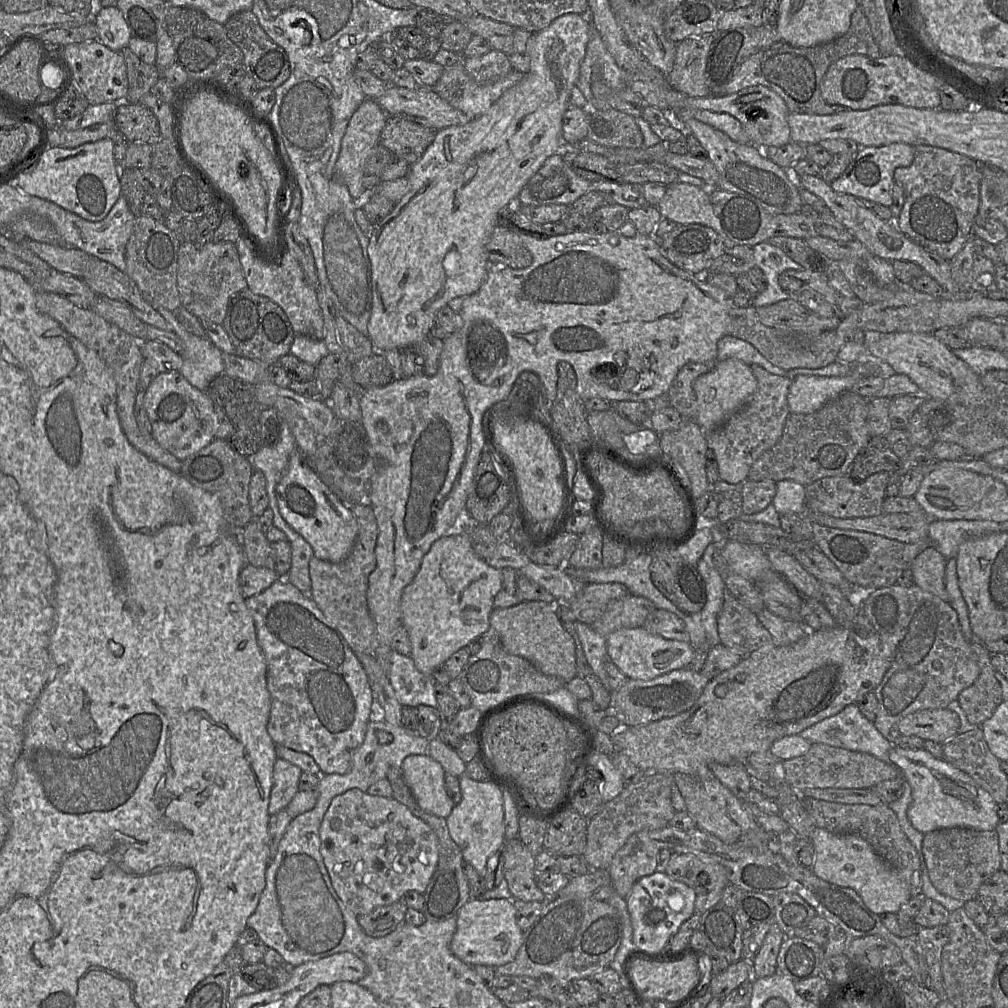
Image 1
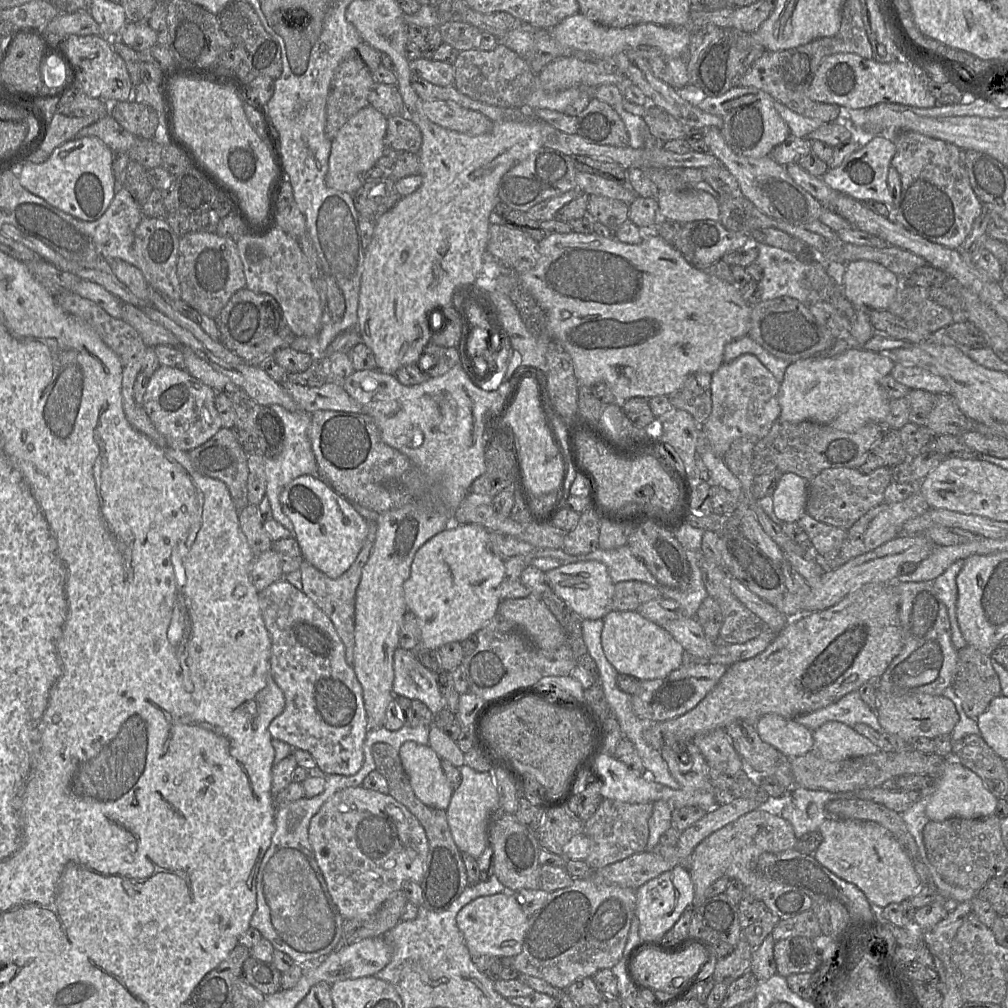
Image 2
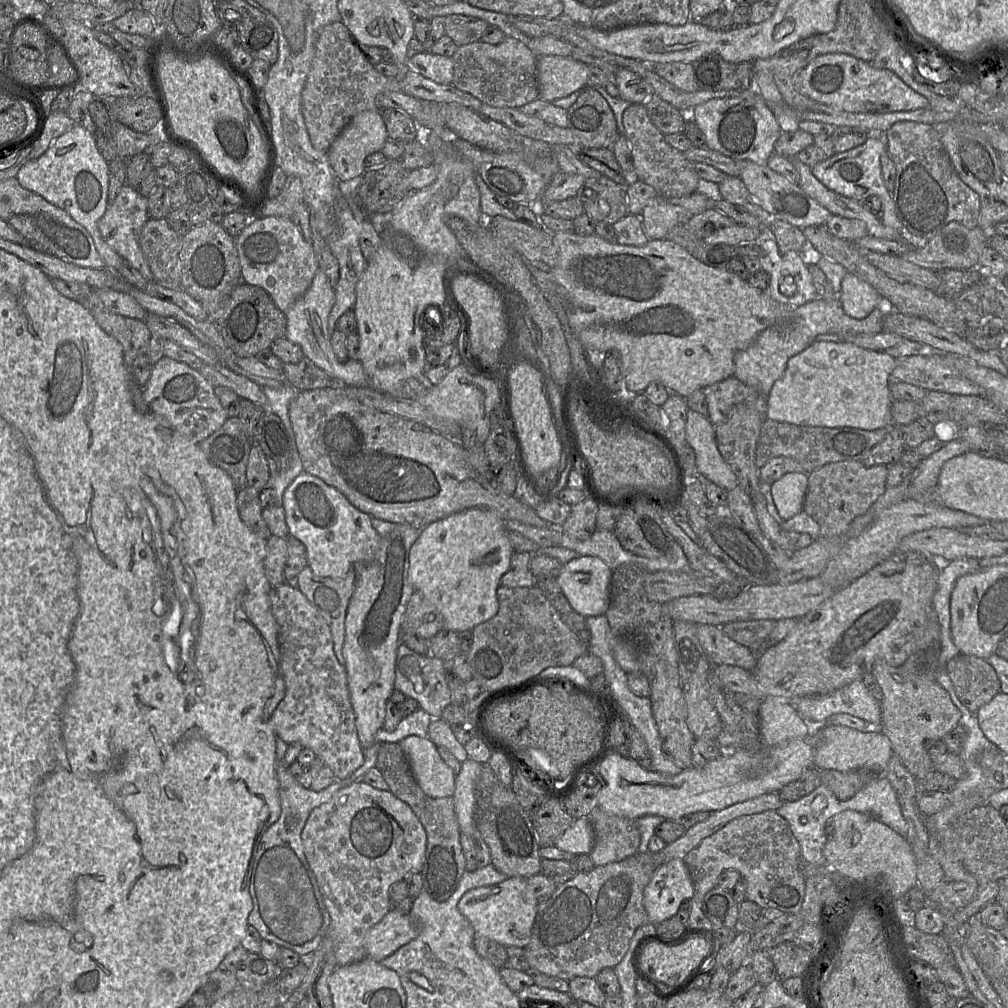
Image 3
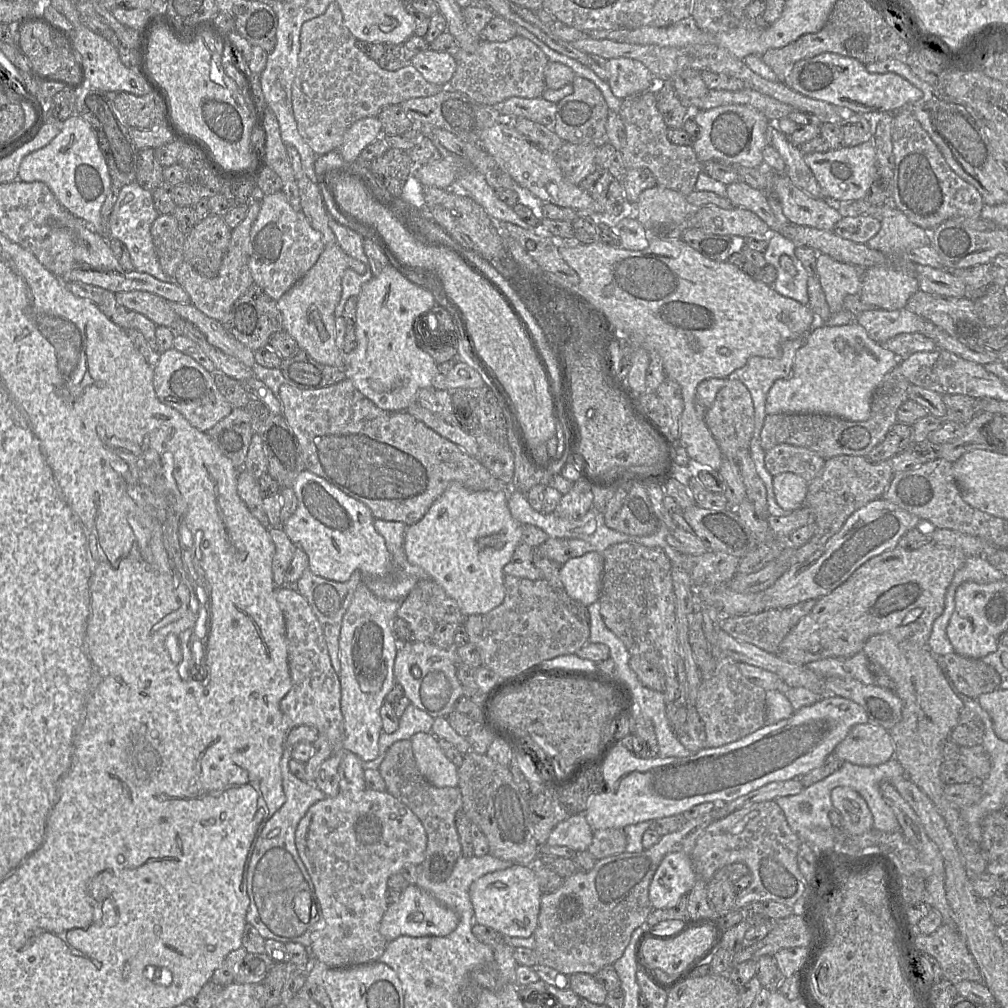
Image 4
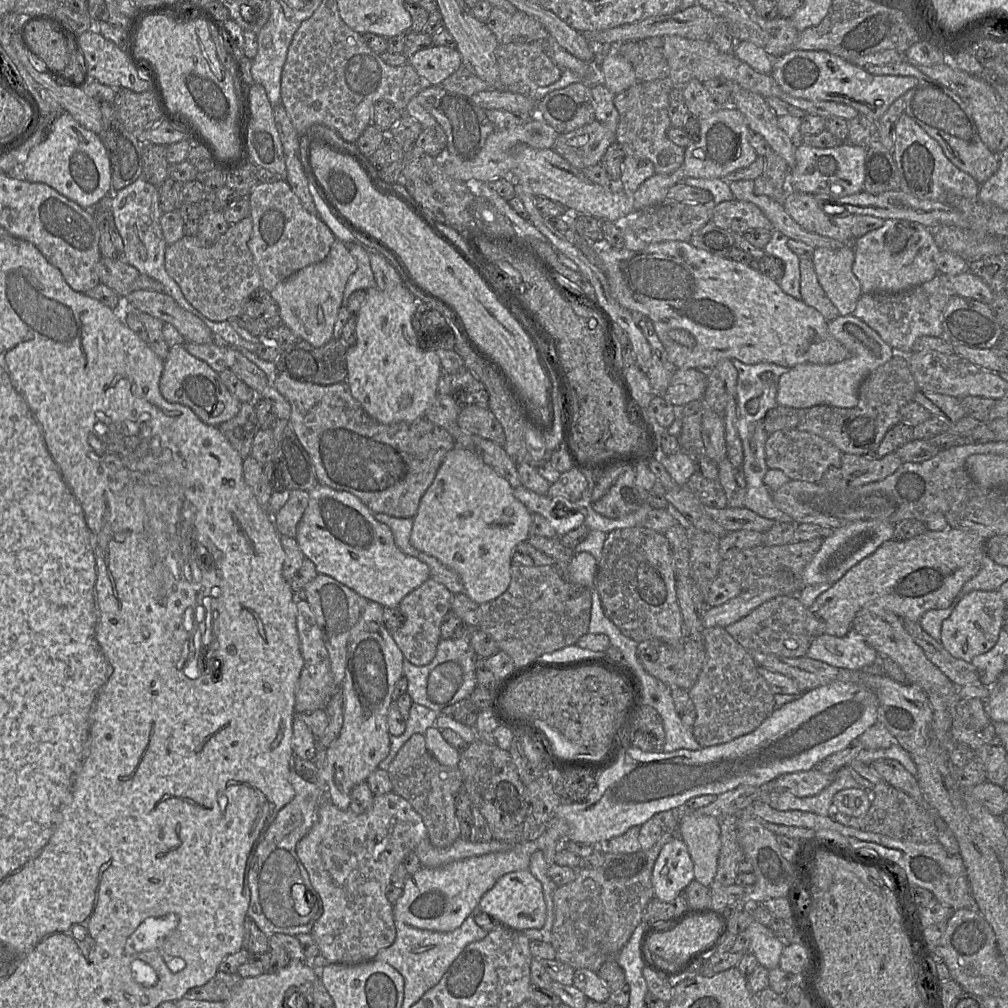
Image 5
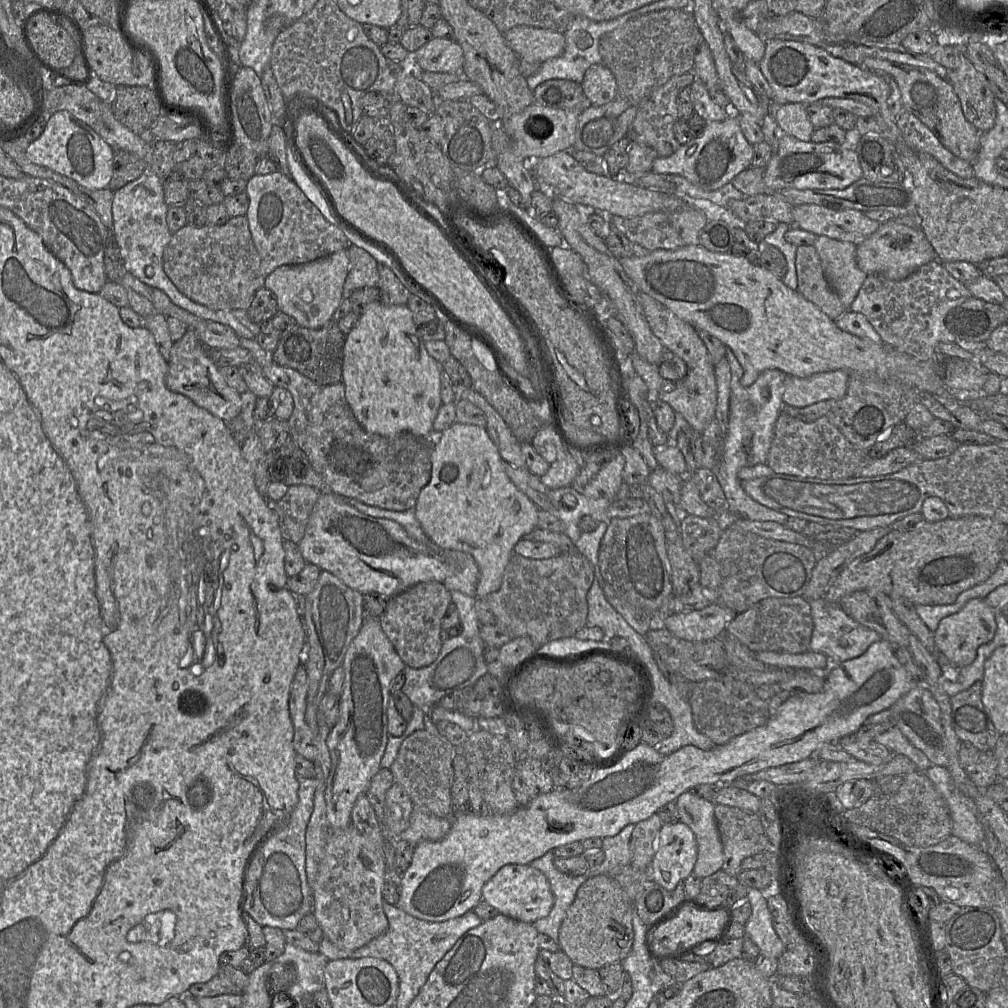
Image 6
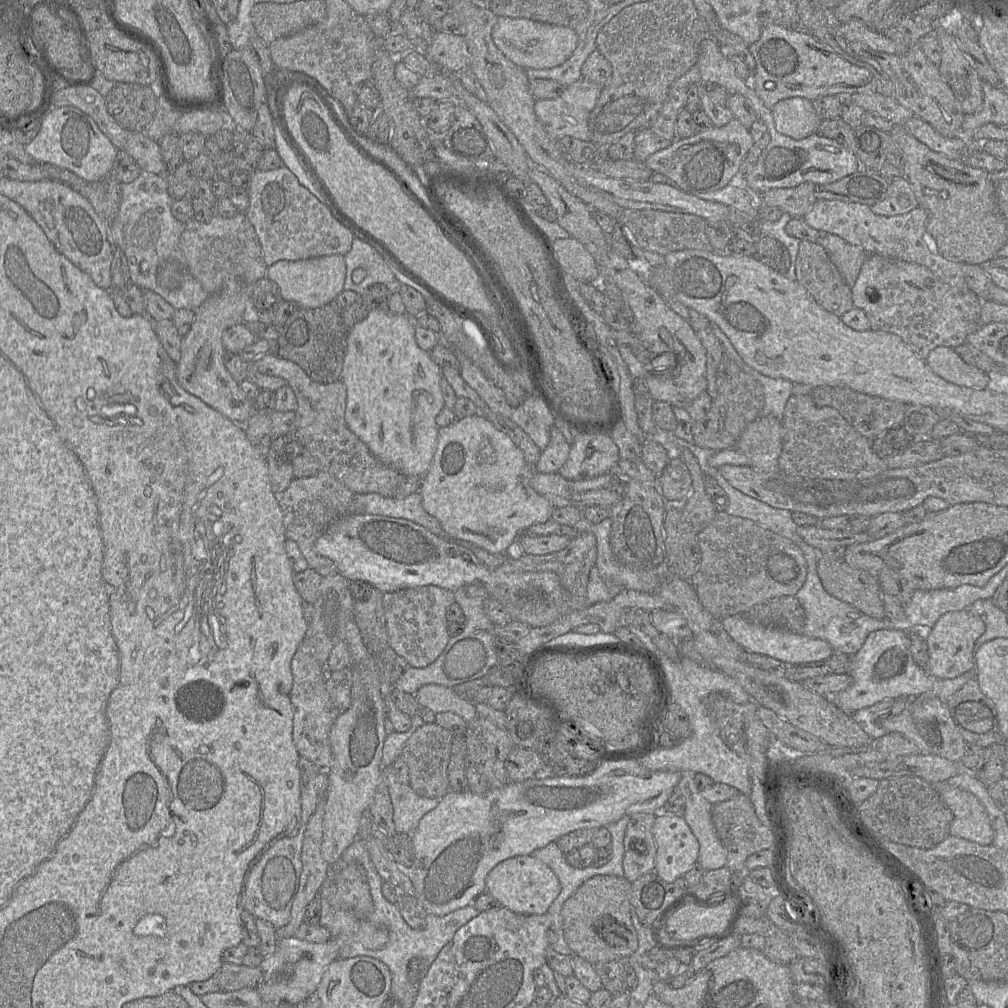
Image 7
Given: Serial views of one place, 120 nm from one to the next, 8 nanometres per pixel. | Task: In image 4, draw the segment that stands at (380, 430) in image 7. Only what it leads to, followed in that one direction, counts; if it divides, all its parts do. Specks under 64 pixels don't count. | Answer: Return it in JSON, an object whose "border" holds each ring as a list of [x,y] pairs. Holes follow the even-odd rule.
{"border":[[[388,263],[380,274],[362,286],[358,295],[354,324],[356,347],[345,355],[346,376],[366,398],[382,410],[405,411],[411,404],[417,403],[417,393],[420,389],[432,386],[432,380],[438,373],[438,364],[422,347],[422,319],[427,319],[426,315],[436,305],[433,293],[418,285],[427,282],[414,279],[410,281],[399,268]]]}

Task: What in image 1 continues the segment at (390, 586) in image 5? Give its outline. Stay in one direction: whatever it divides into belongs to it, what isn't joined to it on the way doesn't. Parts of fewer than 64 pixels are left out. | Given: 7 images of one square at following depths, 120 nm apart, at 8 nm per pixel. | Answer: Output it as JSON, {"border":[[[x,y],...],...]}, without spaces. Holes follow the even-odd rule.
{"border":[[[299,450],[291,454],[286,471],[276,486],[275,496],[280,515],[309,543],[316,558],[339,563],[349,556],[358,535],[356,518],[349,505],[330,491]]]}

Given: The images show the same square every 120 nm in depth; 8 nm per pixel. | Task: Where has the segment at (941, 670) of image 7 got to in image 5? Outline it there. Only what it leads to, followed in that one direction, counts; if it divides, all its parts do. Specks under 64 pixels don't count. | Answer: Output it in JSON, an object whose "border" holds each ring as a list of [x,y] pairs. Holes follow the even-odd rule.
{"border":[[[973,590],[967,593],[951,615],[942,622],[941,644],[953,657],[971,662],[975,656],[988,652],[997,643],[1004,625],[1003,614],[1006,607],[998,590]]]}

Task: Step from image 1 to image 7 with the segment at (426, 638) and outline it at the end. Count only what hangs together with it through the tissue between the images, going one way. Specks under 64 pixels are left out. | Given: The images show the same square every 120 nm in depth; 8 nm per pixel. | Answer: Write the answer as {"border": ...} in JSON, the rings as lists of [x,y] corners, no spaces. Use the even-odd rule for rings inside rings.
{"border":[[[476,414],[458,420],[447,427],[439,428],[435,453],[428,471],[422,478],[422,484],[418,492],[422,498],[423,508],[439,521],[447,538],[452,541],[470,542],[492,554],[508,553],[517,545],[520,531],[535,524],[548,521],[551,519],[552,512],[555,509],[545,497],[539,495],[531,487],[530,473],[533,467],[526,462],[522,451],[513,443],[508,435],[498,430],[485,415]]]}

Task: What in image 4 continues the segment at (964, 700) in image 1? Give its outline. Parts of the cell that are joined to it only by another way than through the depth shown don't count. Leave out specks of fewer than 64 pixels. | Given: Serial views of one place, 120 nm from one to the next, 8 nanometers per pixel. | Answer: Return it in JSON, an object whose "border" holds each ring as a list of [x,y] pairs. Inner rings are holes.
{"border":[[[956,653],[939,657],[939,665],[956,690],[971,699],[1000,688],[998,672],[981,659],[968,658]]]}

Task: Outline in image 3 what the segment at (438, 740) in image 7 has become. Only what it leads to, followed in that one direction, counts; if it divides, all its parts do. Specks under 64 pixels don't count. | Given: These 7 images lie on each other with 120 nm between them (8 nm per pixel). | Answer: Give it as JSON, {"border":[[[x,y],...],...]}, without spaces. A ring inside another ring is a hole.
{"border":[[[382,743],[378,749],[375,767],[381,772],[389,786],[389,791],[411,807],[424,827],[427,845],[425,861],[421,870],[423,890],[438,902],[446,901],[456,890],[466,871],[453,796],[444,798],[427,796],[414,779],[409,762],[399,743]]]}

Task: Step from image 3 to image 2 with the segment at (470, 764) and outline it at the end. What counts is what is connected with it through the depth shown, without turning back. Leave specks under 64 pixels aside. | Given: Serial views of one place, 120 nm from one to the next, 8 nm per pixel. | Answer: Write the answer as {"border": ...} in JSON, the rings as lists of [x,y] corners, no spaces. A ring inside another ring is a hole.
{"border":[[[467,765],[458,768],[461,774],[460,785],[454,789],[446,809],[448,825],[454,842],[460,852],[465,852],[477,859],[487,846],[488,825],[492,815],[498,811],[499,796],[494,776],[487,772],[477,772]]]}

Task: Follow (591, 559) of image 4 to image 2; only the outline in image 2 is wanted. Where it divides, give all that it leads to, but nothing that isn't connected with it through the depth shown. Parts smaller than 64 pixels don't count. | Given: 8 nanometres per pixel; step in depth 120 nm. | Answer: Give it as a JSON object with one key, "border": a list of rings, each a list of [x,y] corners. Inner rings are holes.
{"border":[[[589,560],[565,564],[545,572],[545,576],[553,592],[582,619],[603,619],[613,610],[615,583],[611,580],[607,567],[603,563]]]}

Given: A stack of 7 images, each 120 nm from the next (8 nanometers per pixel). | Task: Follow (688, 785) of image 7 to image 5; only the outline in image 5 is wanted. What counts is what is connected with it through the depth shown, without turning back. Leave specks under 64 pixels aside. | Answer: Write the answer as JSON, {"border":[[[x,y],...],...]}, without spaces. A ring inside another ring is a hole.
{"border":[[[683,812],[677,827],[693,862],[694,879],[710,887],[714,881],[721,848],[719,819],[711,815]]]}

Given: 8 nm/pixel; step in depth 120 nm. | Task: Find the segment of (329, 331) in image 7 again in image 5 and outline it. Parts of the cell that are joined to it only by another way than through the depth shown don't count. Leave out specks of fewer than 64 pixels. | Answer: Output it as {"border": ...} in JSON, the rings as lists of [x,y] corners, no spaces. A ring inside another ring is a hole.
{"border":[[[332,338],[321,347],[314,347],[304,339],[297,340],[286,349],[279,350],[274,361],[277,370],[291,378],[317,385],[345,382],[347,346]]]}

